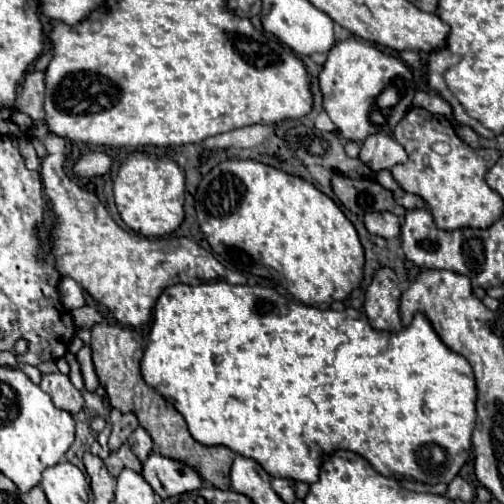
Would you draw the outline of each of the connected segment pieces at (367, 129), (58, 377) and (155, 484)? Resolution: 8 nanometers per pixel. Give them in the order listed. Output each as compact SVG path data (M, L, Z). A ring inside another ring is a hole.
M347 37L335 43L319 75L319 85L327 115L345 139L357 143L361 143L367 135L373 135L381 129L383 133L391 133L393 127L403 119L403 115L411 107L413 95L417 91L413 71L397 55L387 55L385 51L369 45L361 37ZM389 85L397 87L399 101L393 107L379 107L377 97Z
M49 373L41 377L39 387L53 399L53 403L59 409L65 409L69 413L79 413L83 407L83 397L81 391L73 387L73 383L69 381L67 375L63 373Z
M151 453L143 461L141 475L147 479L153 491L163 499L179 493L195 491L205 485L203 477L191 465L169 459L165 455L157 455L157 453Z

